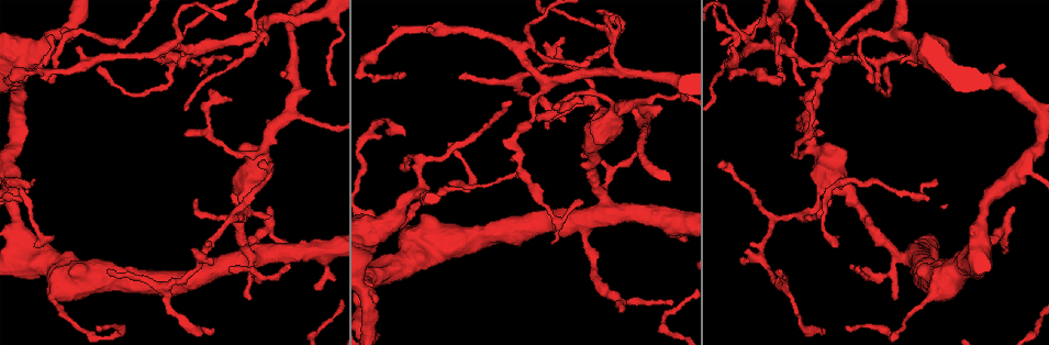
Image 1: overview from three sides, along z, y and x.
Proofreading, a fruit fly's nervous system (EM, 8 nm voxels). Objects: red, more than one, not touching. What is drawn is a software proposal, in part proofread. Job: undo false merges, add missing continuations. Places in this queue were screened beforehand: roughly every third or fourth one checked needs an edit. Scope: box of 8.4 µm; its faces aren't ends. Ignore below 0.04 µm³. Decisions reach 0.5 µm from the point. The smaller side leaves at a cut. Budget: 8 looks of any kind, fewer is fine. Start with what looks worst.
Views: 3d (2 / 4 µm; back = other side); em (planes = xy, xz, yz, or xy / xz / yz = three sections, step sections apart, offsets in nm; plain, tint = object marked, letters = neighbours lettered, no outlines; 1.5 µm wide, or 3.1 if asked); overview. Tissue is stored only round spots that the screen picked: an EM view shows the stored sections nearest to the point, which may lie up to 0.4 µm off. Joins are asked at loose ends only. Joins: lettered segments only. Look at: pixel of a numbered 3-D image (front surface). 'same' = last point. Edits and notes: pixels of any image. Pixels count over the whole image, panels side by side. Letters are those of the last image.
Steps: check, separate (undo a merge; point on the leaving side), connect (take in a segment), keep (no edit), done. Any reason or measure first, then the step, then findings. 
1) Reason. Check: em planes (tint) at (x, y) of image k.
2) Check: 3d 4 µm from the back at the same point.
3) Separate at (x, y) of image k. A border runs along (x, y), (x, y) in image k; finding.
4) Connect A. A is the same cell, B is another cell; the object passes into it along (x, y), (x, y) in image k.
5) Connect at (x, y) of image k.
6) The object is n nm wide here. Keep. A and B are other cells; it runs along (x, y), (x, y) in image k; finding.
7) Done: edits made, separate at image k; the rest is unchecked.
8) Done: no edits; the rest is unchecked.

Branch stops here. Check: 3d 2 µm at (549, 126) of image 1.

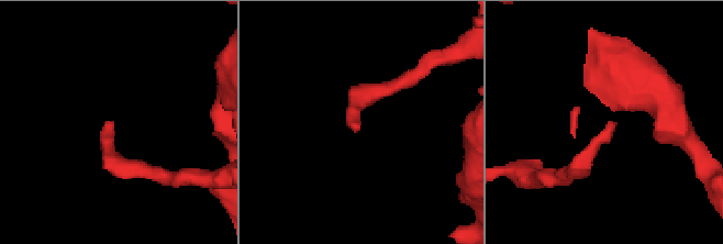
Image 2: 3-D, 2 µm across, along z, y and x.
Check: em xy step 8 (letters) at (612, 122) of image 2.

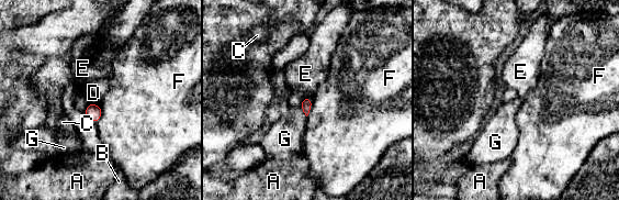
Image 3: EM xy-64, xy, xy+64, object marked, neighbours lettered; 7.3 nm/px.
Check: em planes (letters) at the same point.

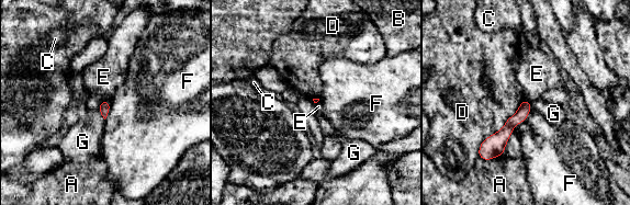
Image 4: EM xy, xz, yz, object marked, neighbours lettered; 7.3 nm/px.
Keep. A, B, C, D, E, F and G are other cells; a border runs along (525, 99), (530, 103) in image 4; no lettered segment goes on from it.

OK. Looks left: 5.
Tapers out. Check: em planes (letters) at (315, 288) of image 1.

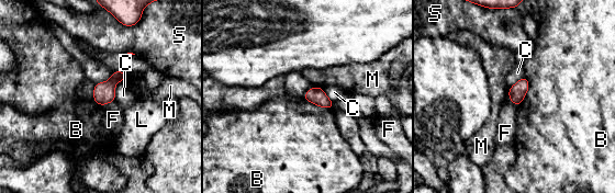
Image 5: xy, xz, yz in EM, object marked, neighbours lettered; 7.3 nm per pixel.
The object is 120 nm wide here. Keep. B, C, F, L, M and S are other cells; none of them fits.

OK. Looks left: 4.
Tapers out. Check: em xz step 8 (tint) at (288, 266) of image 1.

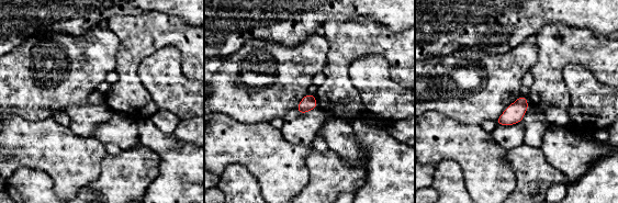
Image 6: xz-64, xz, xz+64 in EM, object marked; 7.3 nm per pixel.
Check: em planes (tint) at the same point.

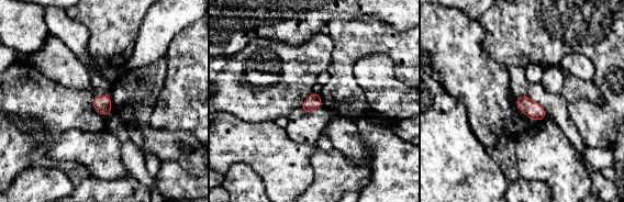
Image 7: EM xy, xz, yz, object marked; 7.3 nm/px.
What lies round it. Check: em planes (letters) at the same point.

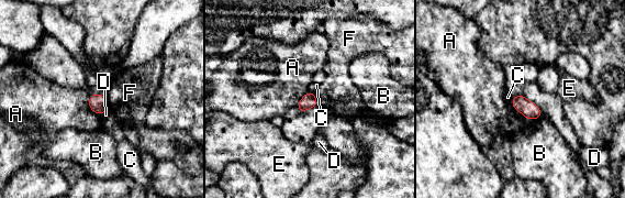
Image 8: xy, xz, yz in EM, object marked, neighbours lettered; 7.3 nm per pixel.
Keep. A, B, C, D, E and F are other cells; none of them fits.

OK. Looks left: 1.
Thin end. Check: em planes (letters) at (258, 164) of image 1.

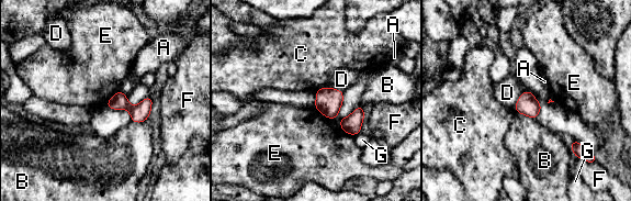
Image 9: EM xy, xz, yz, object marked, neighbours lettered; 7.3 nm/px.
Keep. A, B, C, D, E, F and G are other cells; none of them fits.

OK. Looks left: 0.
Done: no edits; the rest is unchecked.

